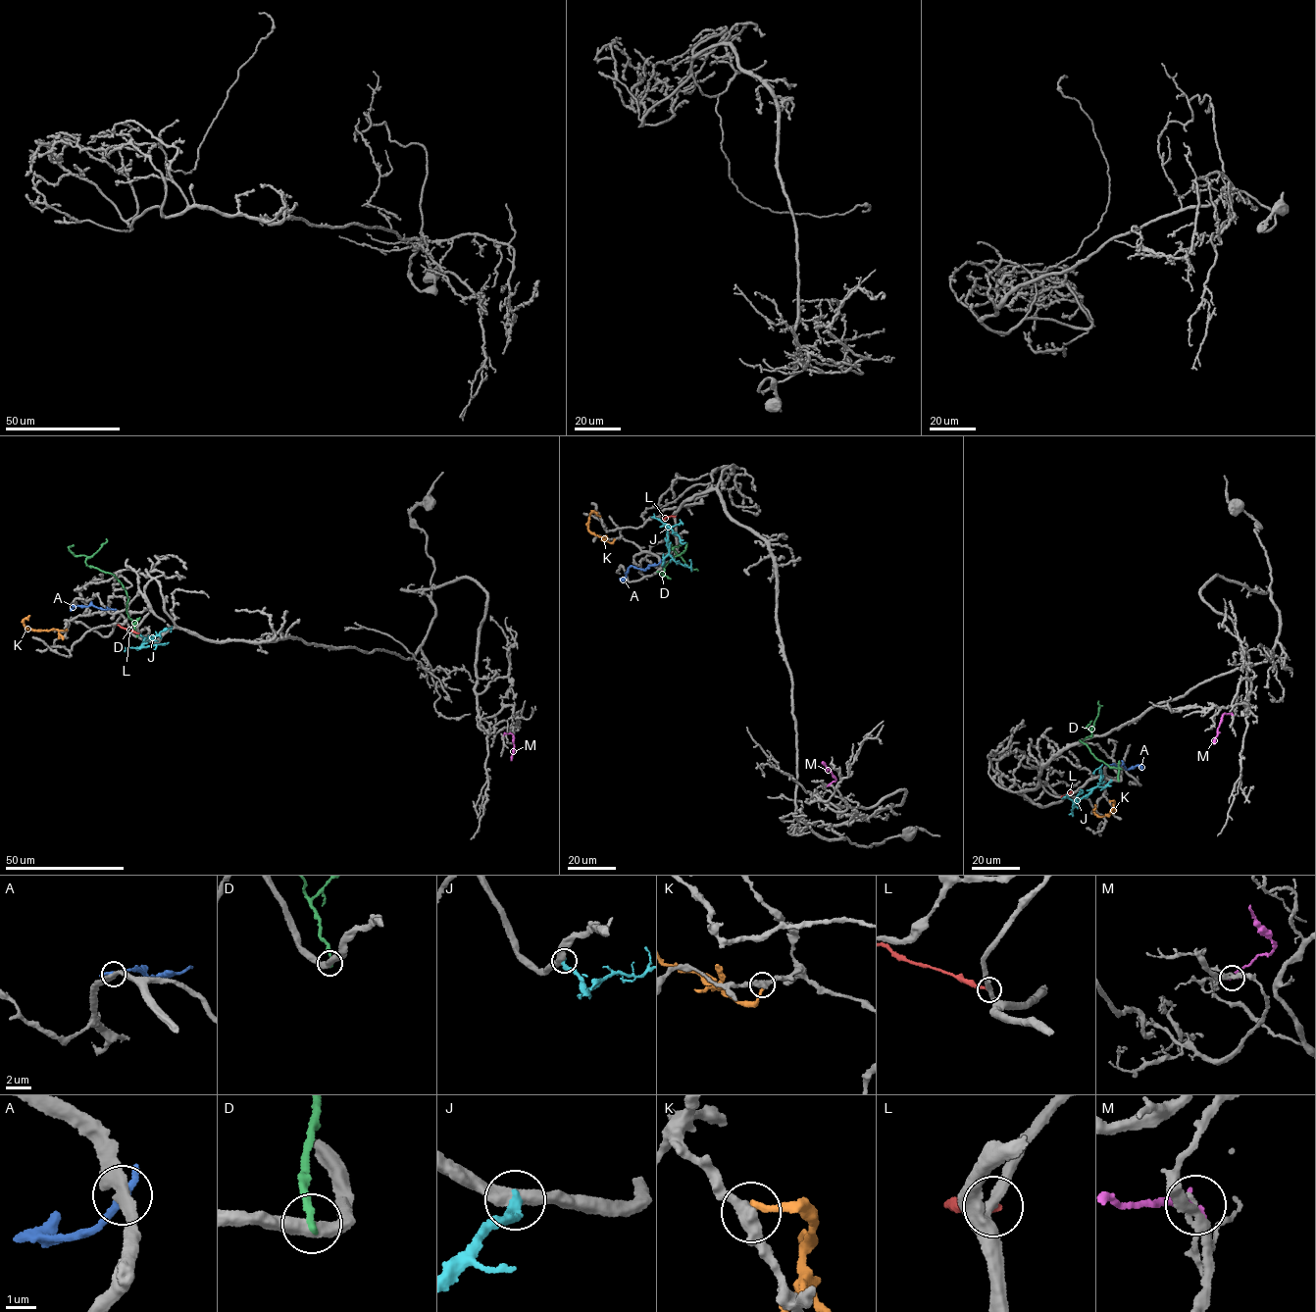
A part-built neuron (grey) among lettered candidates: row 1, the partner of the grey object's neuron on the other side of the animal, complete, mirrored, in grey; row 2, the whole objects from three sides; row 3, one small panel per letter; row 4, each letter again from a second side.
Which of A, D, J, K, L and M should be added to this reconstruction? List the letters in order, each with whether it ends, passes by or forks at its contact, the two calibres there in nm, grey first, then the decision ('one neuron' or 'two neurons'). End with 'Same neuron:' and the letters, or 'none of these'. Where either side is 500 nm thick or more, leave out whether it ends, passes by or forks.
A: it ends; calibres 400 and 300 nm; two neurons
D: it ends; calibres 420 and 260 nm; two neurons
J: it ends; calibres 460 and 300 nm; two neurons
K: it ends; calibres 440 and 240 nm; two neurons
L: it ends; calibres 340 and 240 nm; two neurons
M: it ends; calibres 320 and 150 nm; two neurons
Same neuron: none of these

